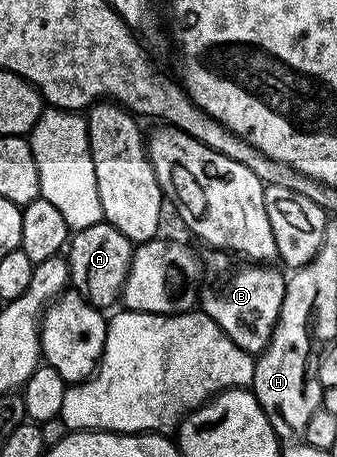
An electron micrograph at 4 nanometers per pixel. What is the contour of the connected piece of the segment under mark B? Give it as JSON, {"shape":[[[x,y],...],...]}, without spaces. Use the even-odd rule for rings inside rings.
{"shape":[[[209,249],[204,253],[203,275],[209,278],[209,288],[200,292],[200,310],[208,319],[215,321],[215,325],[219,325],[219,329],[239,345],[239,349],[254,357],[260,355],[263,349],[267,349],[277,324],[285,296],[286,276],[280,275],[276,266],[238,261],[228,251]]]}

